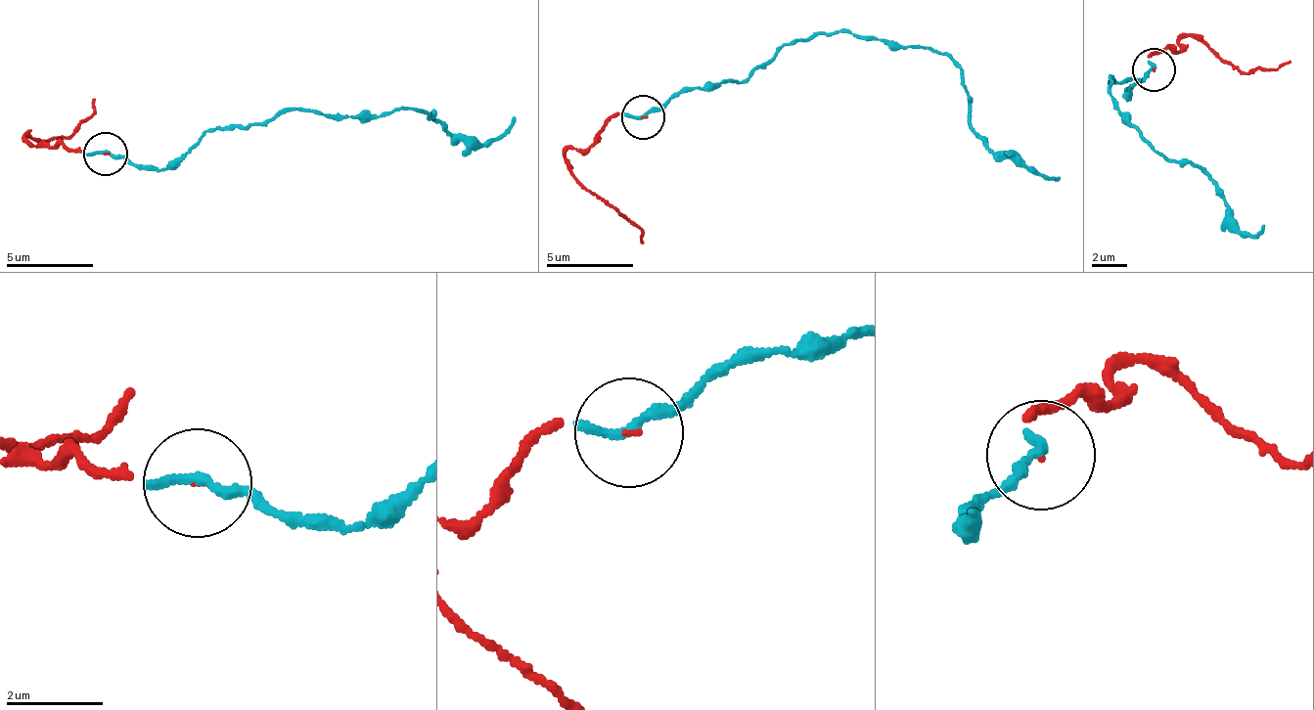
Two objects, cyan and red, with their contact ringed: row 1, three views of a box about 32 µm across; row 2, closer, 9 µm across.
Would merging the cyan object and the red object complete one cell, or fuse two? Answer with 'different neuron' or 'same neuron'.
same neuron

